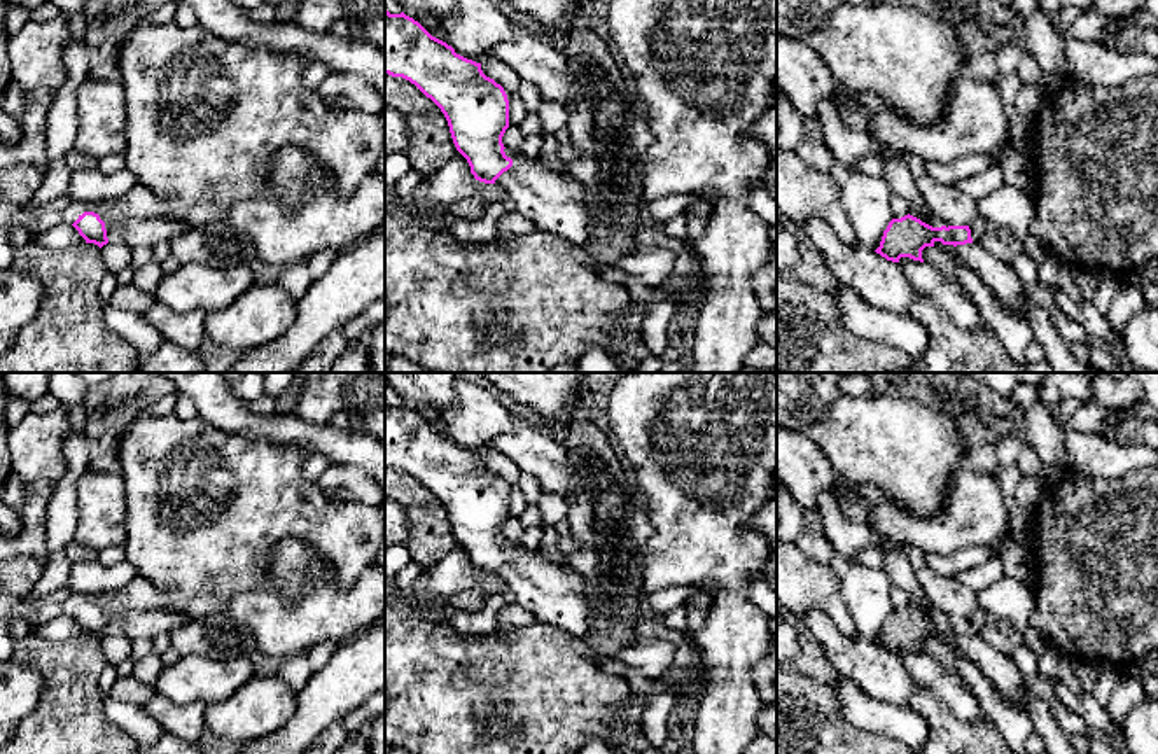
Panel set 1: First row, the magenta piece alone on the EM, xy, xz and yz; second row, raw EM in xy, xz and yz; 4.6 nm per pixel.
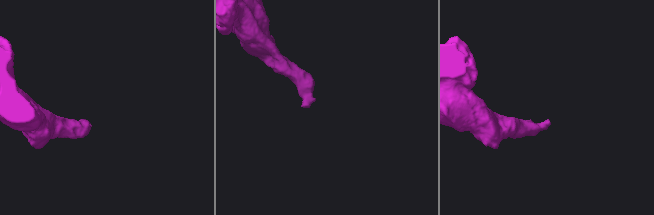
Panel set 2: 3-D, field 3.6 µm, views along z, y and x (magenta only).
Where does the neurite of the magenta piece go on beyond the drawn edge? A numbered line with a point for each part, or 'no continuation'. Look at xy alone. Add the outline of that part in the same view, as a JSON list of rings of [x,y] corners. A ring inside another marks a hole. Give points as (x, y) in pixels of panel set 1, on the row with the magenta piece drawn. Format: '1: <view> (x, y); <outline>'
1: xy (132, 231); [[[124,215],[117,220],[105,222],[105,229],[110,243],[121,241],[131,248],[154,248],[159,243],[171,243],[175,238],[191,231],[192,227],[168,215],[157,215],[156,219],[149,220]]]

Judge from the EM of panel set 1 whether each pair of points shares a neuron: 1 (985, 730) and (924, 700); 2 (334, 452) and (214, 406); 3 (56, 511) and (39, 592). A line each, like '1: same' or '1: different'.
1: same
2: same
3: same

